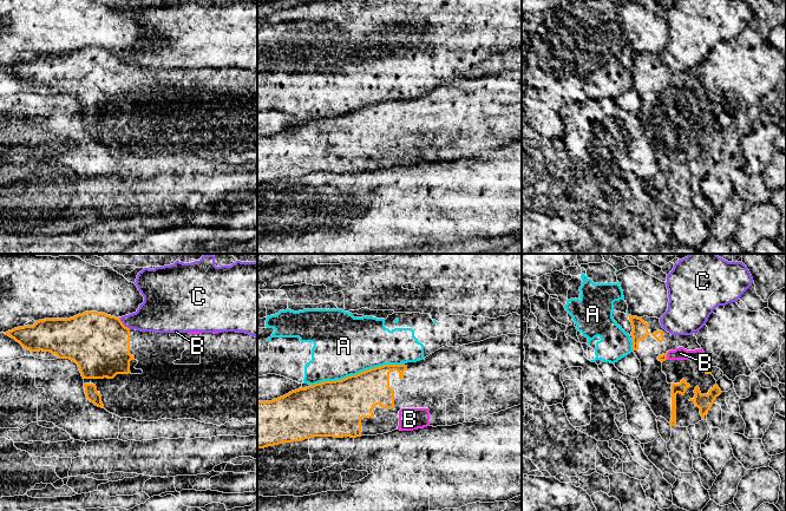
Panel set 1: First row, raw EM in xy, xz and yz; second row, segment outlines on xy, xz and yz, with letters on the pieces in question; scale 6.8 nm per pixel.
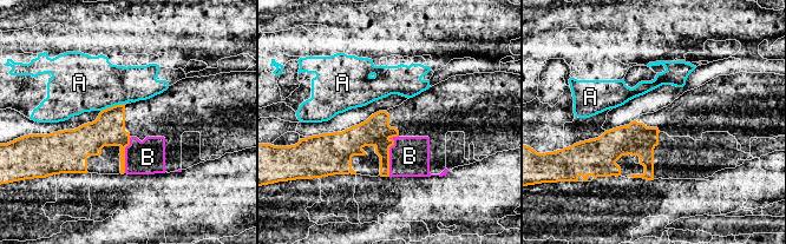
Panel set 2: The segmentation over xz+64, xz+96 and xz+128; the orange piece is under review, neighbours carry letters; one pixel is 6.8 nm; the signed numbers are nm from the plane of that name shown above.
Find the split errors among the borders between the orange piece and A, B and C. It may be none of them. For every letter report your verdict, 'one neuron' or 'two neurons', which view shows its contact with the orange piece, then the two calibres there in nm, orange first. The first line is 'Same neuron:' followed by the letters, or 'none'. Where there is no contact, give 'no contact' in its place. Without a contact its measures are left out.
Same neuron: B
A: two neurons; contact in xz; calibres 360 and 420 nm
B: one neuron; contact in yz; calibres 50 and 90 nm
C: two neurons; contact in xy; calibres 420 and 240 nm

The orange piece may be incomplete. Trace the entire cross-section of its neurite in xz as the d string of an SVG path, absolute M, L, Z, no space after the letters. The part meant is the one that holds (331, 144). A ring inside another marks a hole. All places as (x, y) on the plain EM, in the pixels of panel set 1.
M507 70L459 83L445 81L417 98L384 100L363 106L356 111L347 112L342 116L323 117L320 119L309 120L306 124L301 123L271 137L257 137L257 184L264 184L283 178L302 177L313 172L356 173L361 171L384 170L394 165L413 166L427 162L437 163L446 160L452 162L467 157L473 158L478 155L485 153L489 150L498 149L518 140L522 140L522 71Z

